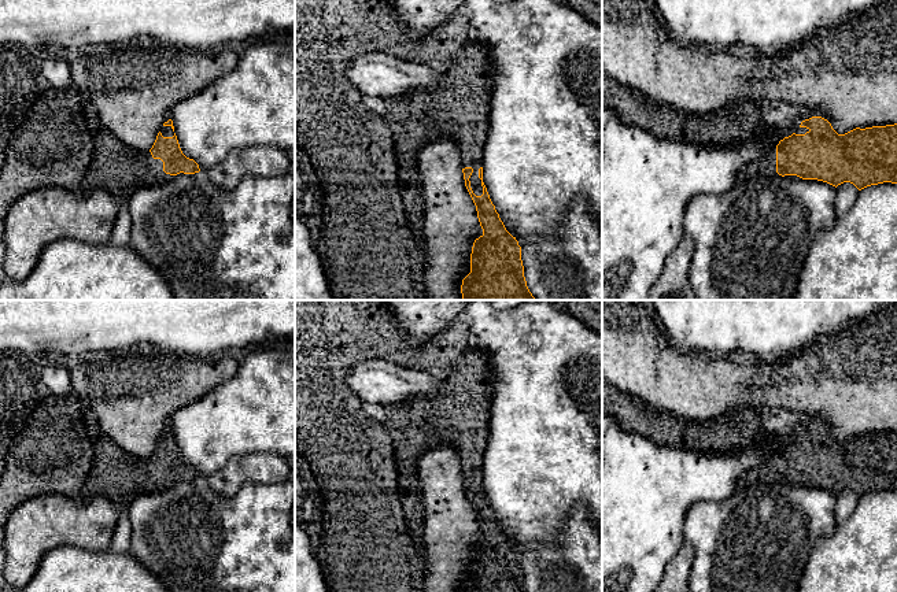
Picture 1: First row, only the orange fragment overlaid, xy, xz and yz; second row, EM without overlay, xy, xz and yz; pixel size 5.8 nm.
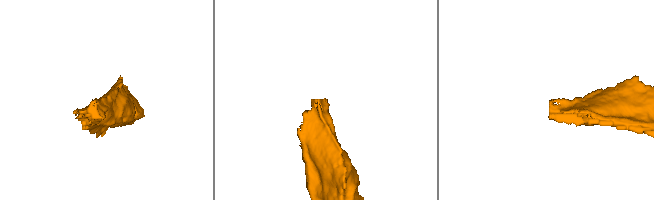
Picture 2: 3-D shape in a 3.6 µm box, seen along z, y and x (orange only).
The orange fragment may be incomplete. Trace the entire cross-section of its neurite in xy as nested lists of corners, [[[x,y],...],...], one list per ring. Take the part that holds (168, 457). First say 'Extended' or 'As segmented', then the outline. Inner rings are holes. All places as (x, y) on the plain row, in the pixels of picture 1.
Extended. [[[170,423],[166,425],[150,459],[154,466],[163,469],[166,481],[195,481],[200,478],[199,471],[182,460]]]

